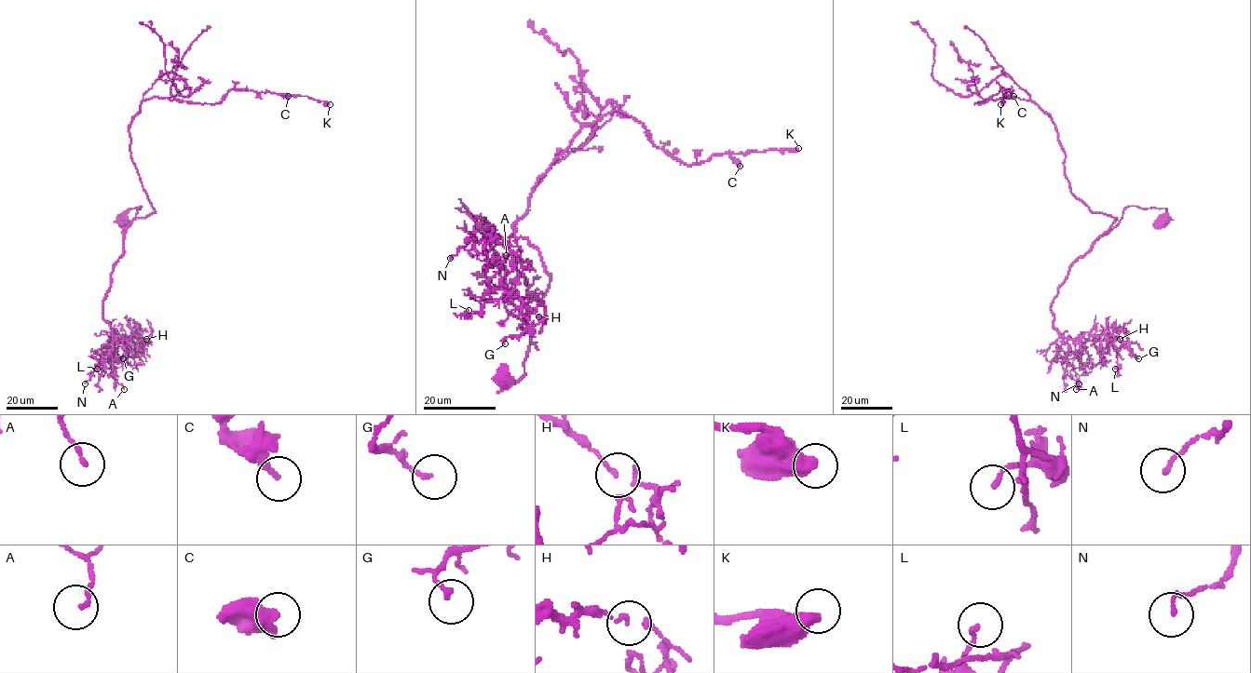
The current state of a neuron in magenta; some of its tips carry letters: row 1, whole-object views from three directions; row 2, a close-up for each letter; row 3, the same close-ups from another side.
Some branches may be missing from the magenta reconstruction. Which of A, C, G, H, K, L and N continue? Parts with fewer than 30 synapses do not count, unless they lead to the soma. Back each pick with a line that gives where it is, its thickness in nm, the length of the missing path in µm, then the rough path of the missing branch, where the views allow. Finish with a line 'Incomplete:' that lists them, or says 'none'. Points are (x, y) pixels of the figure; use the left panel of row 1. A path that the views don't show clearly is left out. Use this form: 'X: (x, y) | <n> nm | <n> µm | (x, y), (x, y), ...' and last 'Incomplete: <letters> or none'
Incomplete: none

